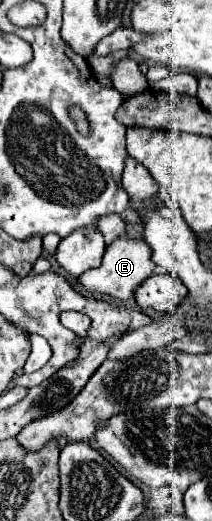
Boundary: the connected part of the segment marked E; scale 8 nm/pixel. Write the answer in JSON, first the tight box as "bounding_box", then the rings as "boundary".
{"bounding_box":[78,237,154,299],"boundary":[[[122,237],[114,241],[112,245],[106,247],[102,265],[98,269],[86,271],[78,281],[84,291],[88,293],[100,293],[100,295],[110,295],[114,299],[130,299],[136,293],[136,287],[140,287],[152,273],[154,273],[154,263],[150,261],[150,247],[146,245],[144,239],[130,239]]]}

